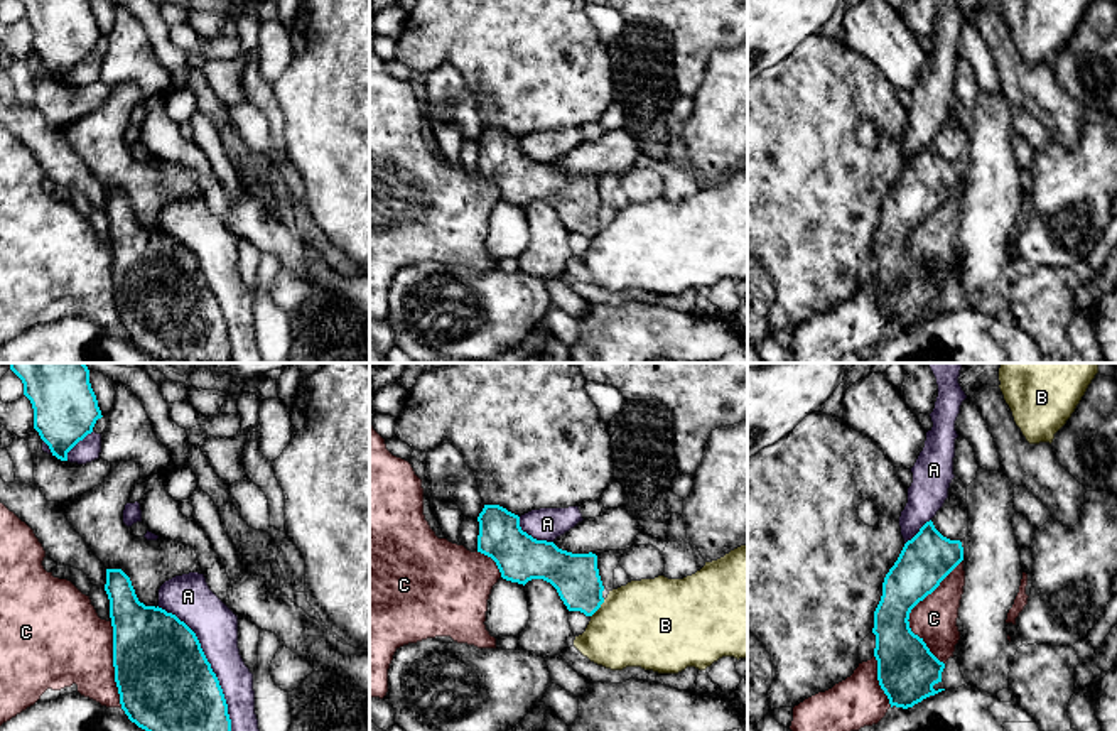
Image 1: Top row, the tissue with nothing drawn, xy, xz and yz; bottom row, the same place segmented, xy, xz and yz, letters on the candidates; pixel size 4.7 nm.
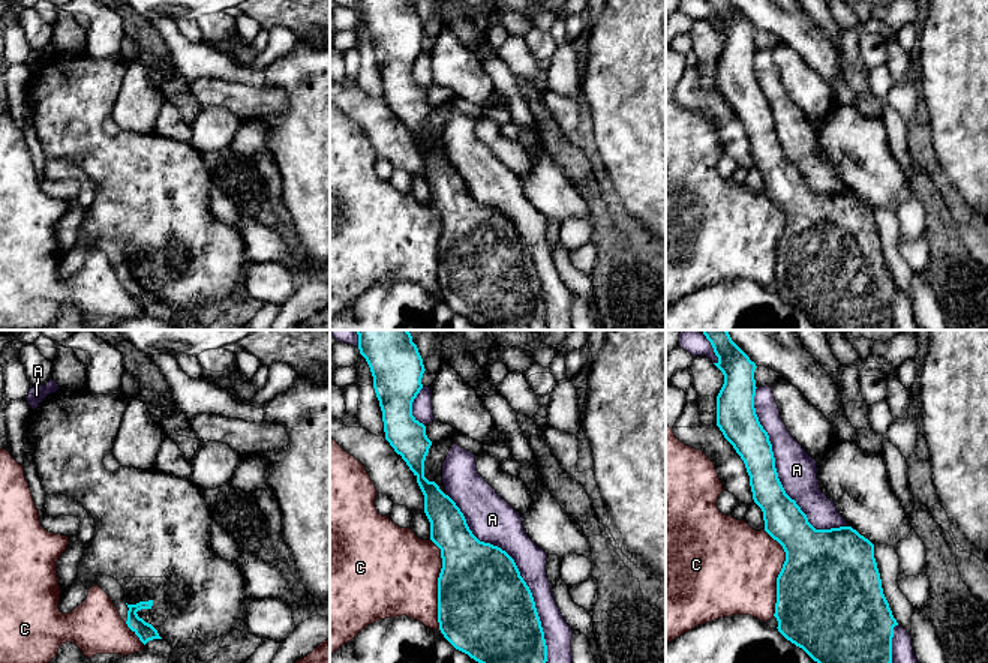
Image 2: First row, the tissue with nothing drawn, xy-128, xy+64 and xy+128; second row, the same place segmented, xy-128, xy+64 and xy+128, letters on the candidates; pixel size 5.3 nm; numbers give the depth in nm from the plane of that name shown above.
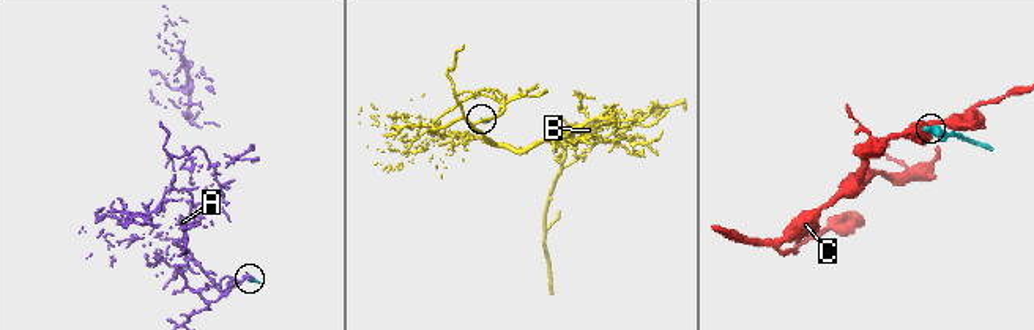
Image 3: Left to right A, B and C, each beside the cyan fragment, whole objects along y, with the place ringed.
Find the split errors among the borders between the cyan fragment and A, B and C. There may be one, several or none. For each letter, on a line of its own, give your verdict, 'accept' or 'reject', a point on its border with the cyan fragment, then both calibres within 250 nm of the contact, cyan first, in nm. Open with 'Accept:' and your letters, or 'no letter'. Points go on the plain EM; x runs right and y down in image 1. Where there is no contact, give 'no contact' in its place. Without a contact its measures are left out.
Accept: no letter
A: reject; contact xy (211, 291); calibres 460 and 200 nm
B: reject; contact xz (599, 228); calibres 220 and 420 nm
C: reject; contact yz (910, 233); calibres 280 and 200 nm

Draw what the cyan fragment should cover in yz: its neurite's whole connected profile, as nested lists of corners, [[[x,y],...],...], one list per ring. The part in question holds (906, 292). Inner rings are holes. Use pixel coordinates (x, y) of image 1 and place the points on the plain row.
[[[930,142],[904,165],[898,182],[884,199],[882,218],[874,233],[872,255],[876,257],[877,302],[891,329],[908,331],[945,312],[933,311],[935,306],[942,304],[945,285],[930,273],[923,260],[911,253],[908,241],[911,231],[931,216],[962,182],[962,164],[943,159]]]

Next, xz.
[[[484,127],[478,143],[478,174],[496,184],[503,201],[523,208],[543,201],[557,211],[569,233],[585,238],[601,230],[604,208],[596,176],[572,176],[533,160],[521,152],[520,138],[499,127]]]

